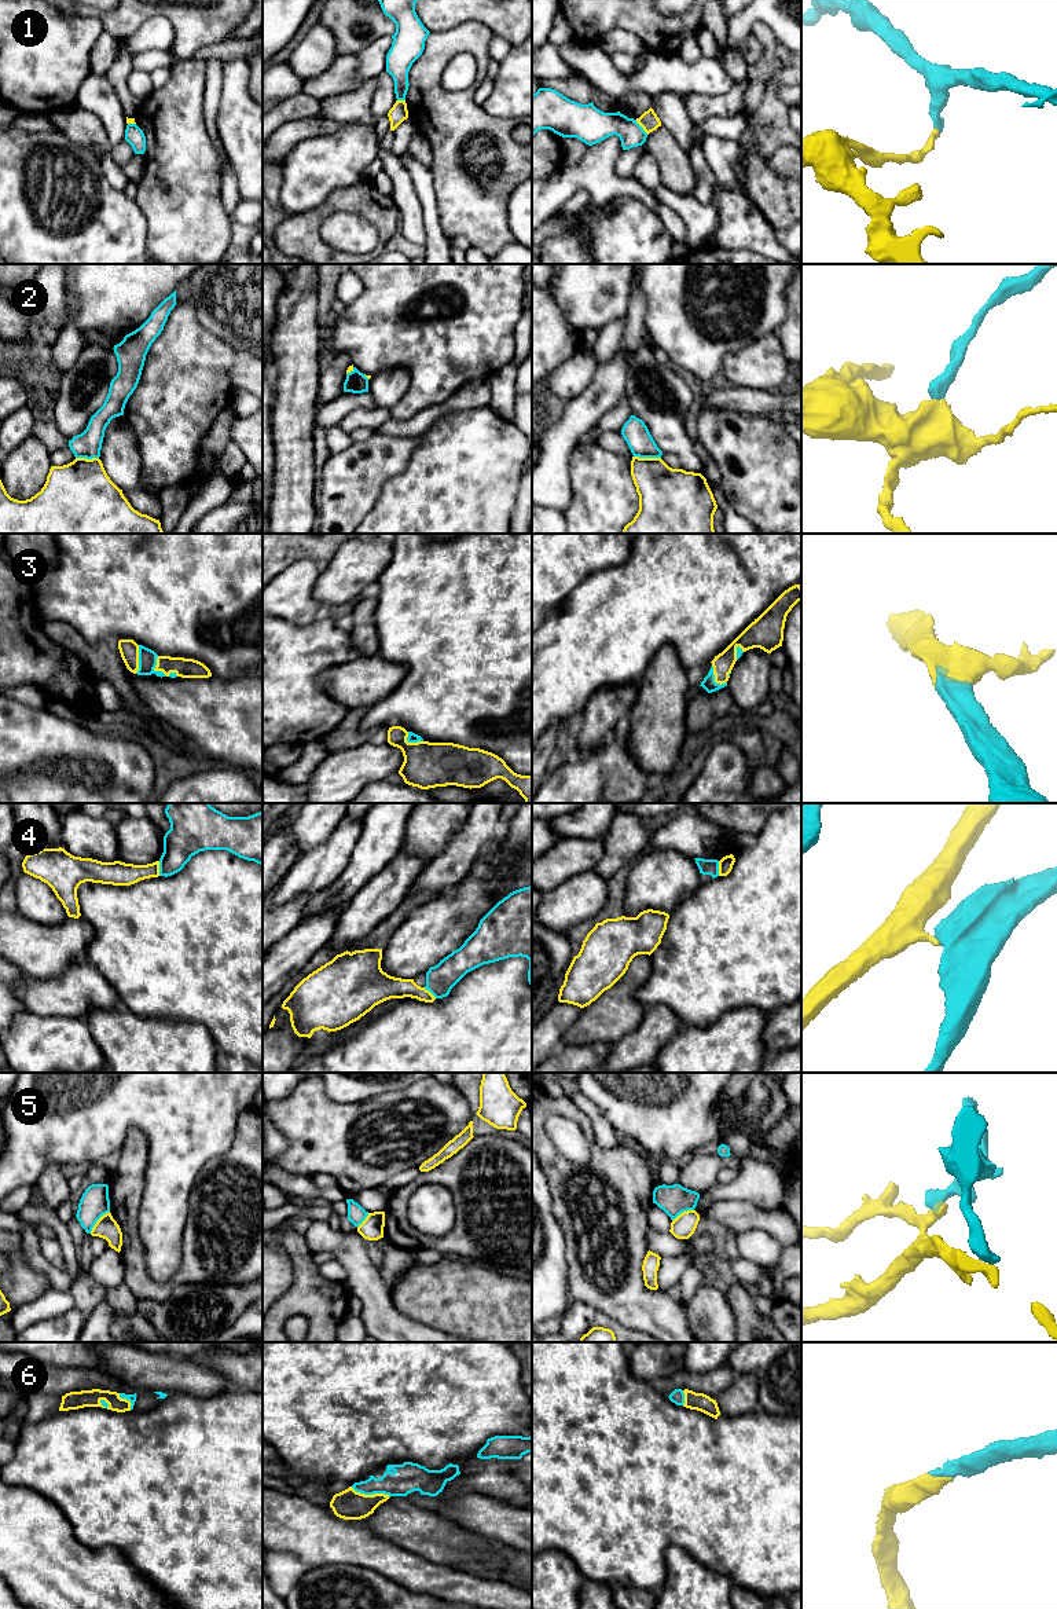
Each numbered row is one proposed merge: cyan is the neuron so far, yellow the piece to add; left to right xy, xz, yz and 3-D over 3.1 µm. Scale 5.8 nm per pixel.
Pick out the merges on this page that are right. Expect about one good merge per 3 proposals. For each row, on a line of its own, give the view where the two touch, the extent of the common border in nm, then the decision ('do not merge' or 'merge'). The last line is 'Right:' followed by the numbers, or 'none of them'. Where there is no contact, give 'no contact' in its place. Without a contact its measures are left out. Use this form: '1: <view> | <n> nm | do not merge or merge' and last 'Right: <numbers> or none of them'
1: yz | 120 nm | do not merge
2: yz | 160 nm | do not merge
3: xy | 170 nm | merge
4: xy | 90 nm | do not merge
5: xy | 180 nm | do not merge
6: xz | 240 nm | merge
Right: 3, 6

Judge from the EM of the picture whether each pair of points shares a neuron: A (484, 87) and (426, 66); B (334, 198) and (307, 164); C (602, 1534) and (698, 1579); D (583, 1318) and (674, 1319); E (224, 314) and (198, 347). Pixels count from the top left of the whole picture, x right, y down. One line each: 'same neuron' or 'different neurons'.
A: different neurons
B: different neurons
C: different neurons
D: different neurons
E: different neurons

